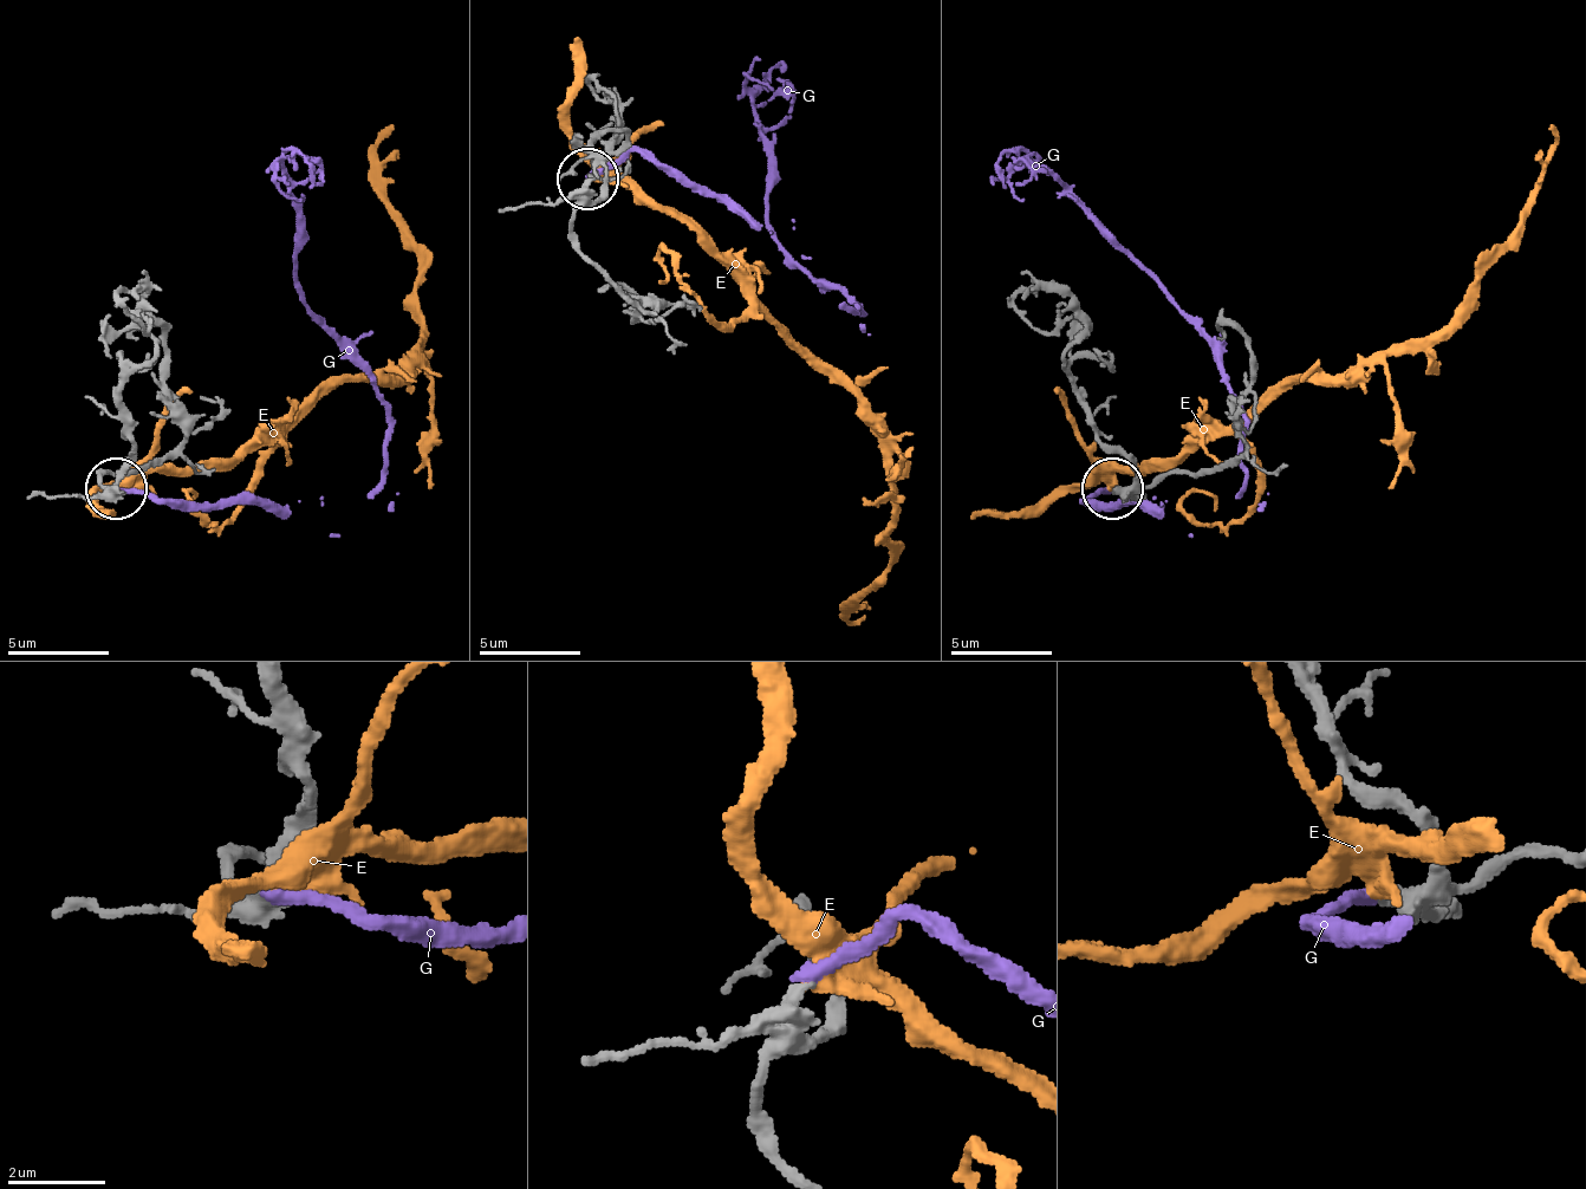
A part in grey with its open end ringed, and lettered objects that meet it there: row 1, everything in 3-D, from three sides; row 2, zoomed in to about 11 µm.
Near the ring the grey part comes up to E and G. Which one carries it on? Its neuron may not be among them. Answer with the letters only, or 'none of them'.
G

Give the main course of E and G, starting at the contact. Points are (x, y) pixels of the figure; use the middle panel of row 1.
E: (591, 177), (637, 183), (856, 397), (891, 499), (891, 565), (851, 605), (851, 621), (866, 616)
G: (591, 177), (652, 153), (769, 234), (790, 219), (856, 310), (774, 239), (754, 117), (769, 71), (785, 71)

